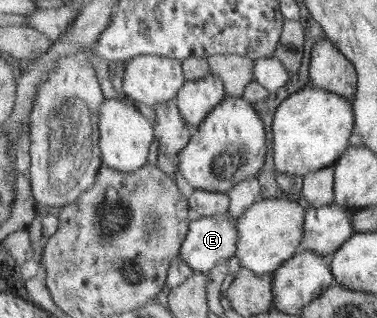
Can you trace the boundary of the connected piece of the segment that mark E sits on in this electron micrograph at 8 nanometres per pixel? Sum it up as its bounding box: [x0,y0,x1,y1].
[179,211,239,273]

